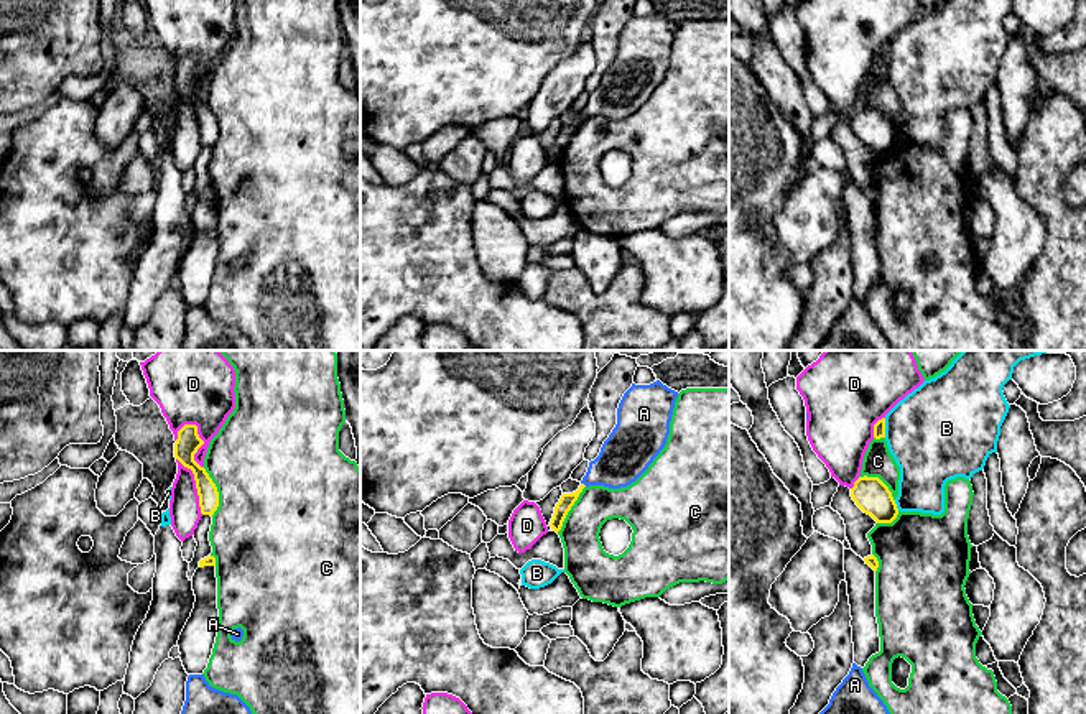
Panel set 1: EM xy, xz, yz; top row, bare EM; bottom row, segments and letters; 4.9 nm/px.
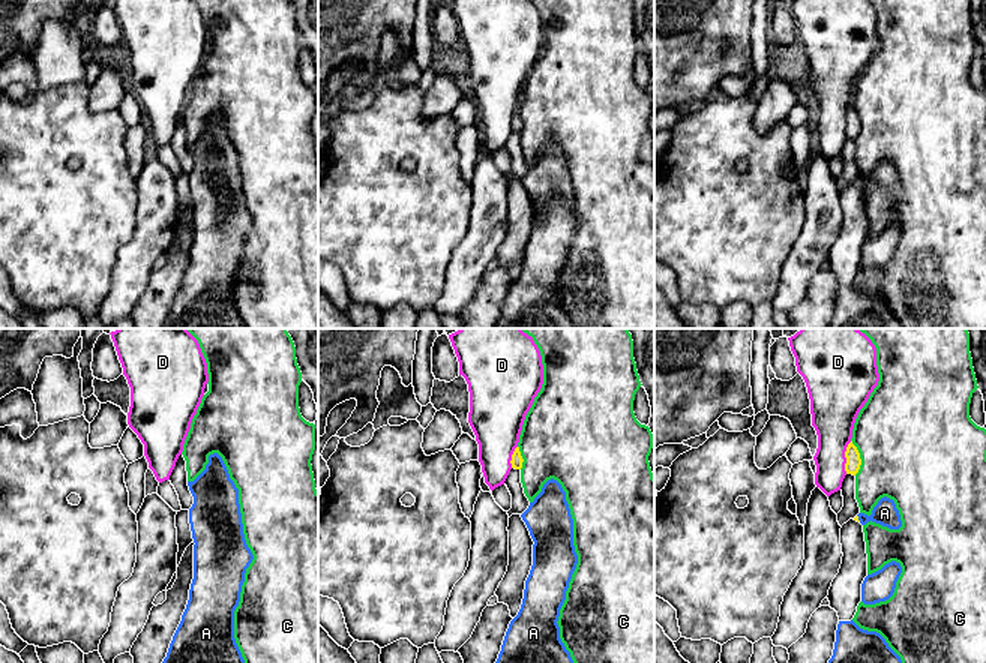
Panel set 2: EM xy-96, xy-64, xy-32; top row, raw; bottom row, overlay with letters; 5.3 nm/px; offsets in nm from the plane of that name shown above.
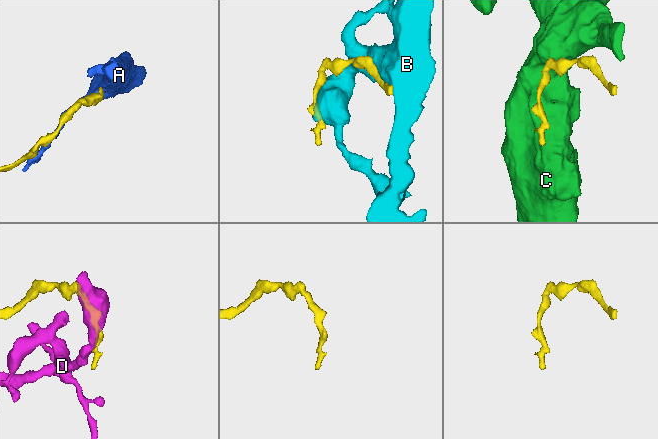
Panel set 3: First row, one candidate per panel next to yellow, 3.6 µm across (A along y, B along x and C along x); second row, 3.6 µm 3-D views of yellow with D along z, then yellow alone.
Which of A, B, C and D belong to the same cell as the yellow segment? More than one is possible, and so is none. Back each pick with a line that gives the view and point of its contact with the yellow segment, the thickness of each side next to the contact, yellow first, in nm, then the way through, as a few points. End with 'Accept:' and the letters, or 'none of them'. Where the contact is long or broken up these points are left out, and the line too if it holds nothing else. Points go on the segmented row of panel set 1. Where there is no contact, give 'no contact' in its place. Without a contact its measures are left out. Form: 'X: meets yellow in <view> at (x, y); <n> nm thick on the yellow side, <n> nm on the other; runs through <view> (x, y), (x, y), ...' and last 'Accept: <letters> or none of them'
Accept: none of them

